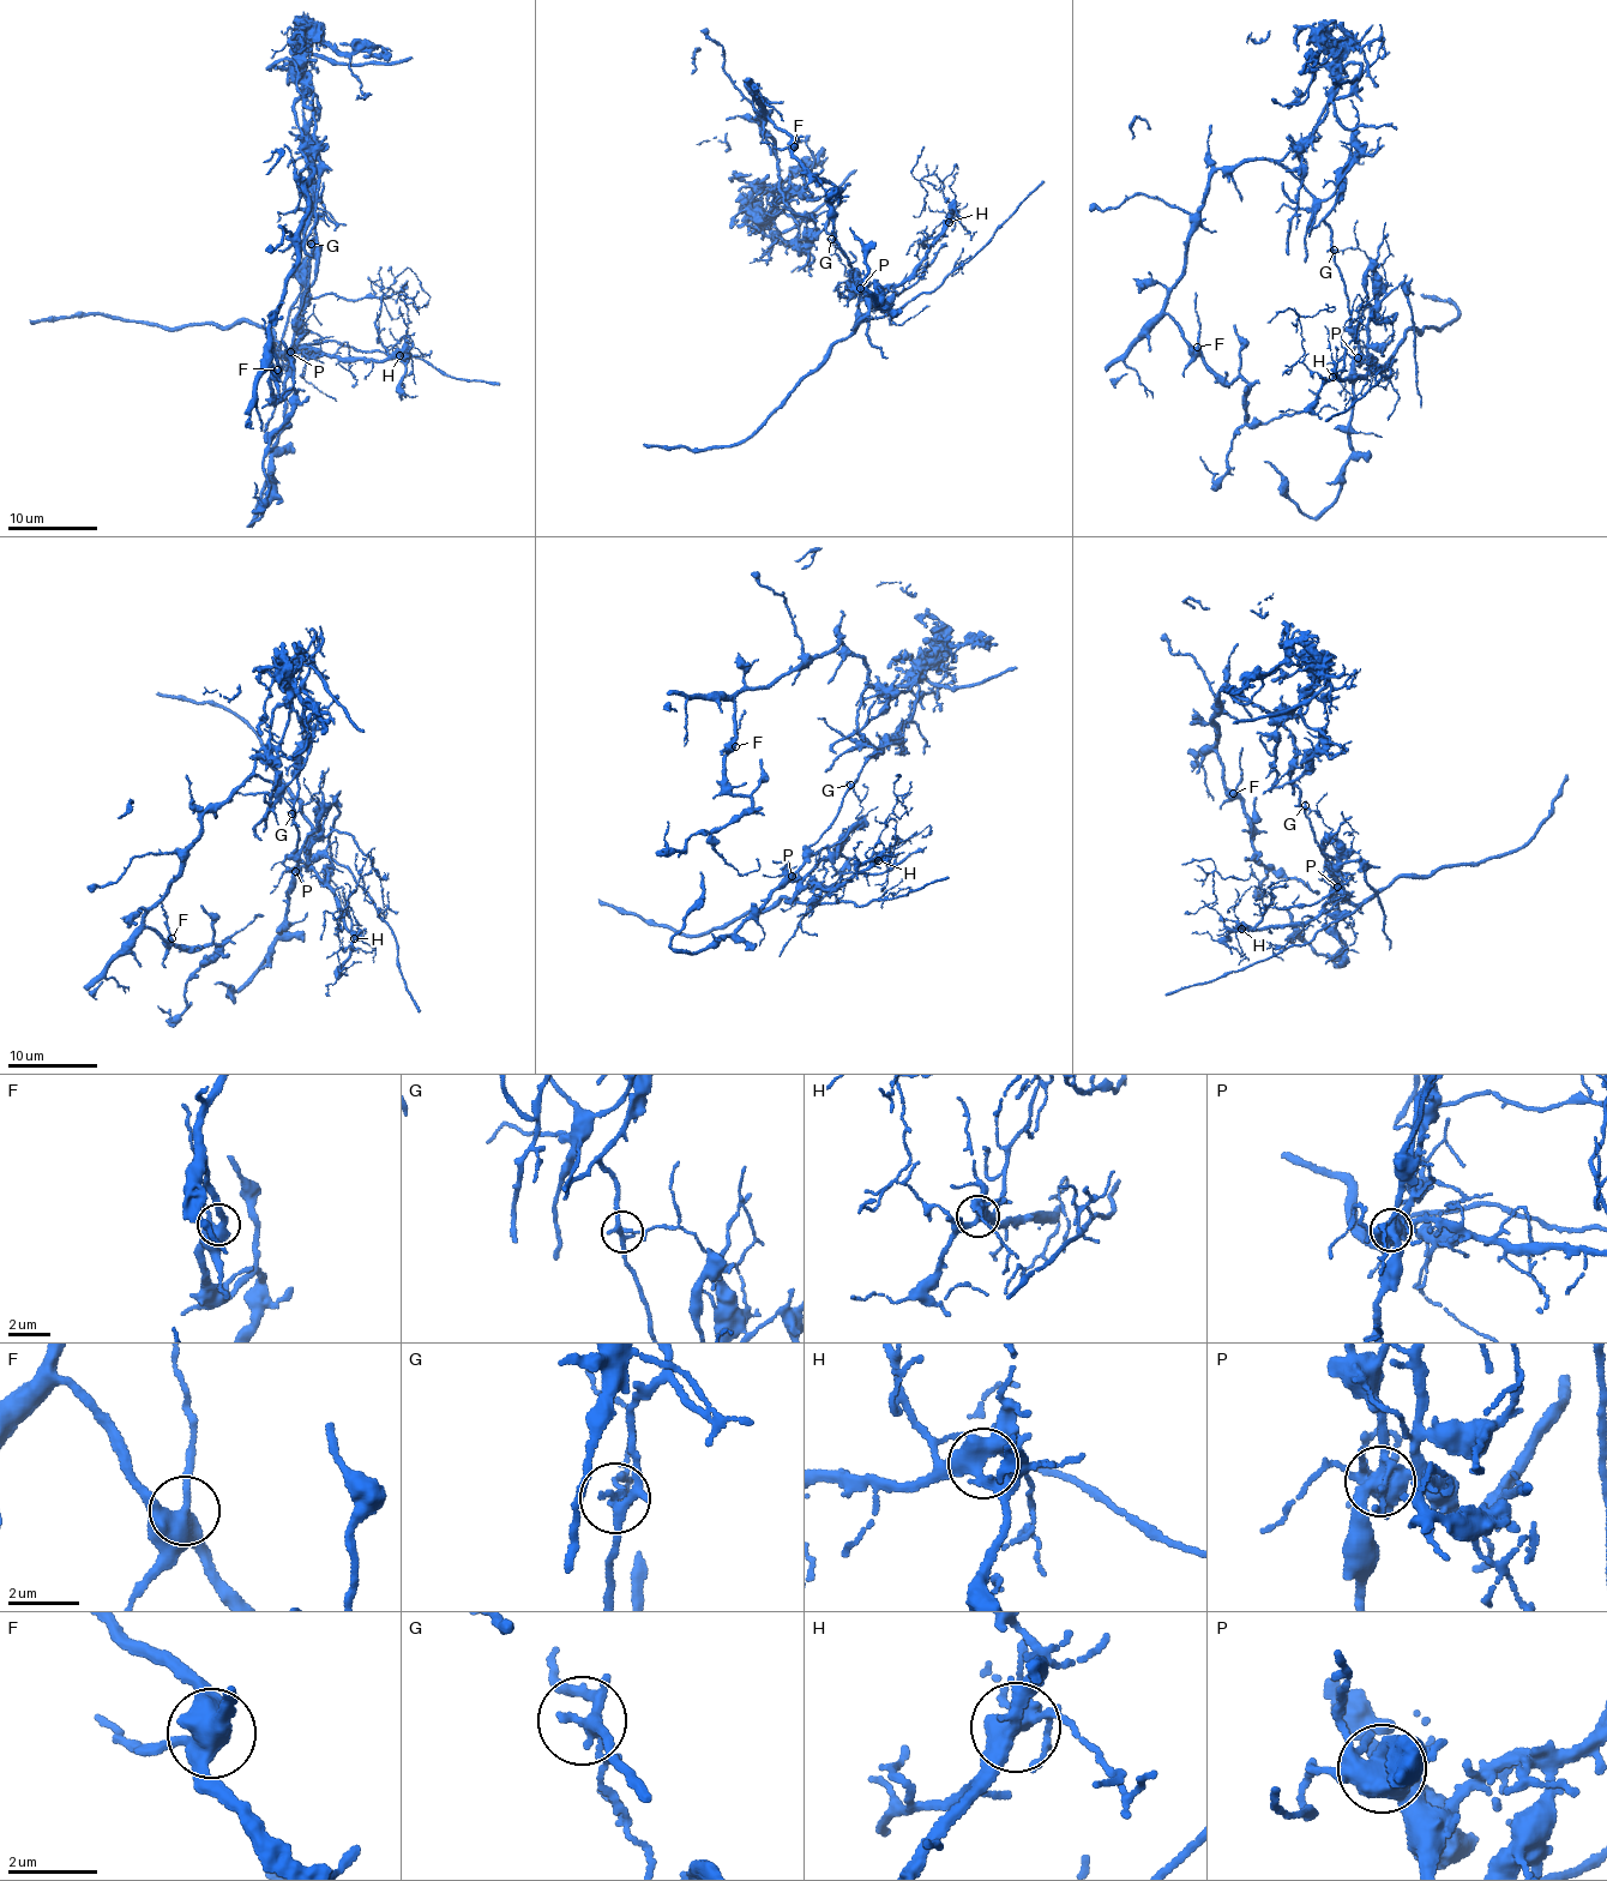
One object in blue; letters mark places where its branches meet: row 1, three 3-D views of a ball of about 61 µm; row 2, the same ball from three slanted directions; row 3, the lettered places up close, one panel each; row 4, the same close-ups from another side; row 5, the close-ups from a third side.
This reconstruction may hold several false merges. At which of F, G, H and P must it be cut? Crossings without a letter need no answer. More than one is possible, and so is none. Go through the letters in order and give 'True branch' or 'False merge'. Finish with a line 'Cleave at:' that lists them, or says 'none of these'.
F: True branch
G: False merge
H: True branch
P: False merge
Cleave at: G, P

